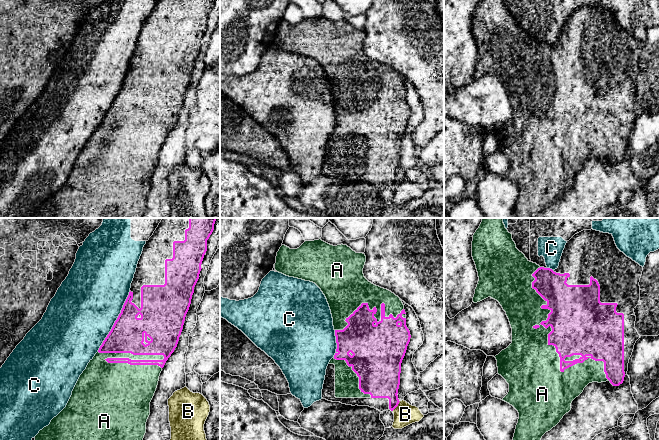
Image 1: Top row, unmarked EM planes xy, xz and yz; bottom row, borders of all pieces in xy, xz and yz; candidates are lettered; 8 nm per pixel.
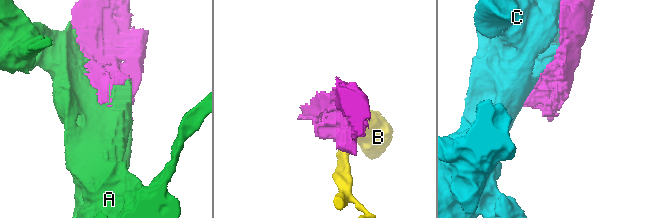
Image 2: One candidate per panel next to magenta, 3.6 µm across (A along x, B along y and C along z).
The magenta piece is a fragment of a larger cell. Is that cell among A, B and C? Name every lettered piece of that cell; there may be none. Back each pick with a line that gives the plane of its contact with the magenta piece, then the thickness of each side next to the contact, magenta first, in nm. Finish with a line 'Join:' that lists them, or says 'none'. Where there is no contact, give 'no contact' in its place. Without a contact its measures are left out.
A: meets magenta in yz; 400 nm thick on the magenta side, 460 nm on the other
Join: A

